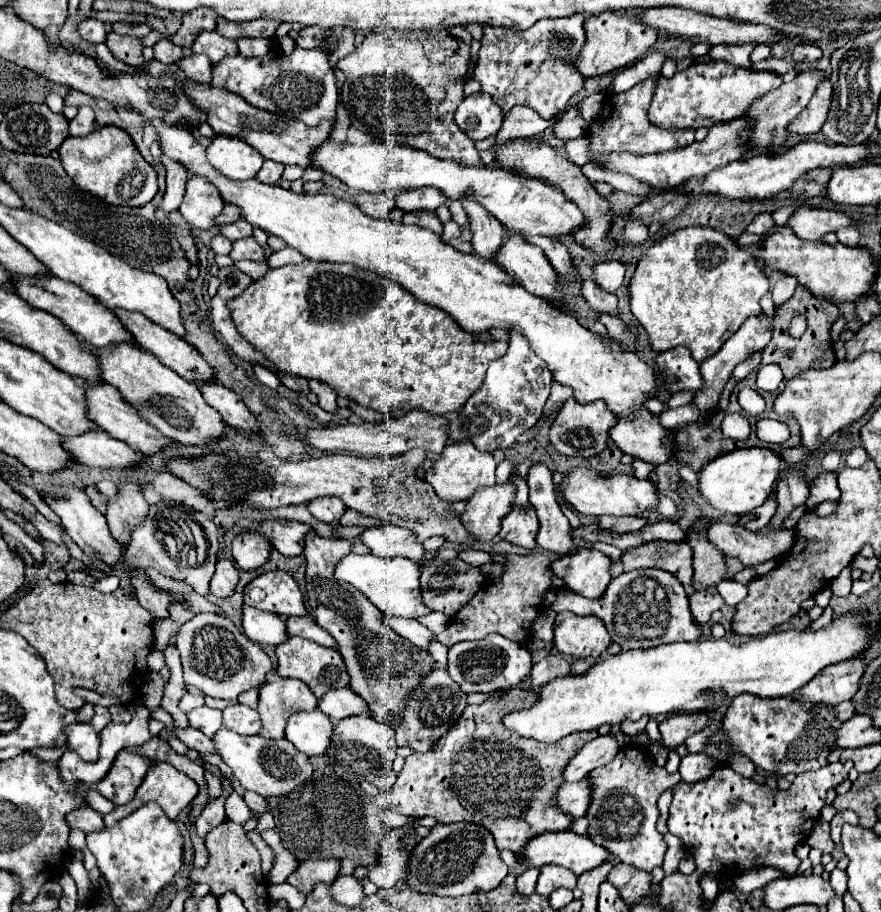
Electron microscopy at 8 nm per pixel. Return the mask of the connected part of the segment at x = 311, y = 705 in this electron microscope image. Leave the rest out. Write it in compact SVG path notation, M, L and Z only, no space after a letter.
M292 678L264 682L258 696L258 714L262 722L260 736L270 740L284 738L284 728L292 714L302 710L314 710L318 706L318 700L310 692L310 688L304 682Z

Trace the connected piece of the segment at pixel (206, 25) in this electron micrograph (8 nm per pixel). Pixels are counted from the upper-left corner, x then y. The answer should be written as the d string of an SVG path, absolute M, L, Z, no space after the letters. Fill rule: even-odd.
M196 8L192 12L186 12L182 18L180 30L170 38L176 46L186 46L190 48L196 40L196 36L204 30L214 30L216 28L216 12L210 8Z

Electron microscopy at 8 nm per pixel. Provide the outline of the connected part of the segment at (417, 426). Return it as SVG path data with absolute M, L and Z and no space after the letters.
M410 410L408 416L398 420L386 420L380 424L344 424L344 426L326 426L306 434L308 444L316 446L318 450L328 452L348 452L360 456L400 456L410 452L412 448L420 448L426 452L442 452L448 442L448 420L444 416L428 414L424 410Z

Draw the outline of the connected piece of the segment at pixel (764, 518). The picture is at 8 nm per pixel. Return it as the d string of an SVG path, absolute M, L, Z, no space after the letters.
M772 492L772 494L768 496L768 500L766 500L760 508L756 508L750 512L750 514L758 514L758 518L756 518L754 522L750 522L748 528L750 528L750 530L760 530L762 526L768 524L768 520L772 518L774 512L776 512L776 492Z

